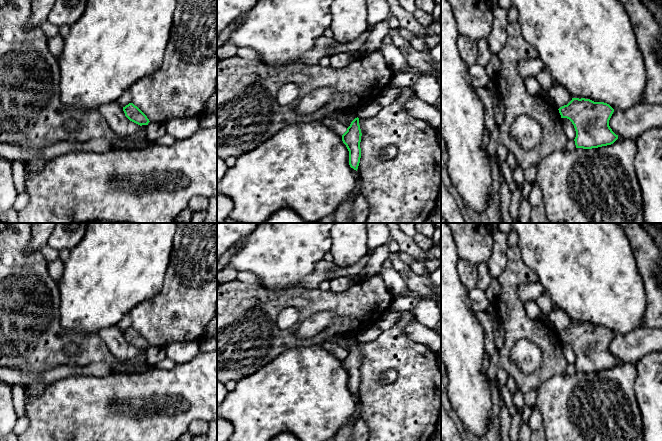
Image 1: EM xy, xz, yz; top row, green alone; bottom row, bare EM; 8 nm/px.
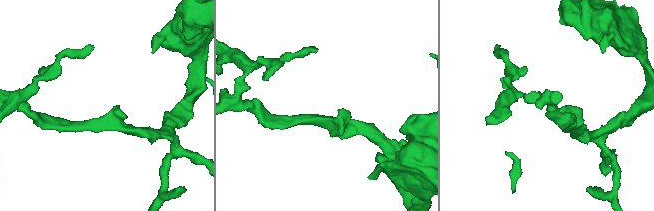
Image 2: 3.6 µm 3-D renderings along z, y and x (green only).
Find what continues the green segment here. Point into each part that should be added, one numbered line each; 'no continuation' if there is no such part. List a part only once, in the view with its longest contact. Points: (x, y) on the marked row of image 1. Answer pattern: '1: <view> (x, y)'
no continuation

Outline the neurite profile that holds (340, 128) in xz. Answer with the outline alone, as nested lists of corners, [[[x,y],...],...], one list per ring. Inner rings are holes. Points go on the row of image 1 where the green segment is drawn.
[[[325,118],[324,123],[332,128],[338,135],[343,135],[347,131],[347,126],[335,119]]]

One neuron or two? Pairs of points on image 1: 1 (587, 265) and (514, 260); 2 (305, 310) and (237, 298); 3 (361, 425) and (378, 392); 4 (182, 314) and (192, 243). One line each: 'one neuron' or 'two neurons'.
1: two neurons
2: one neuron
3: two neurons
4: one neuron

